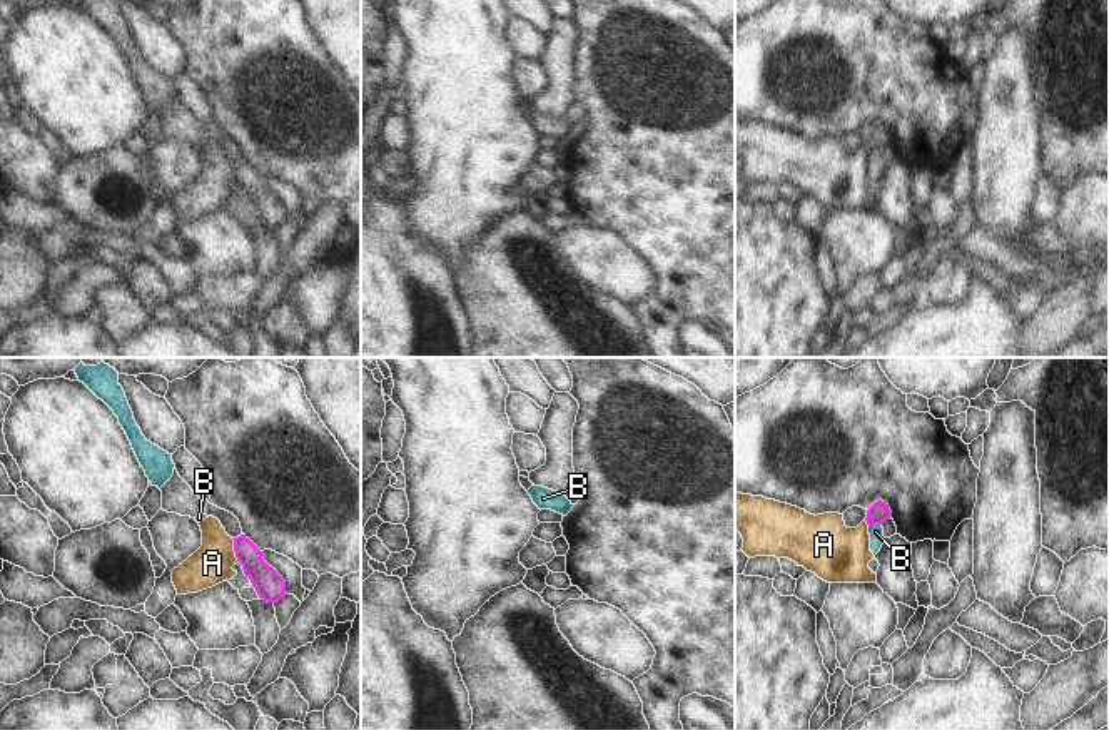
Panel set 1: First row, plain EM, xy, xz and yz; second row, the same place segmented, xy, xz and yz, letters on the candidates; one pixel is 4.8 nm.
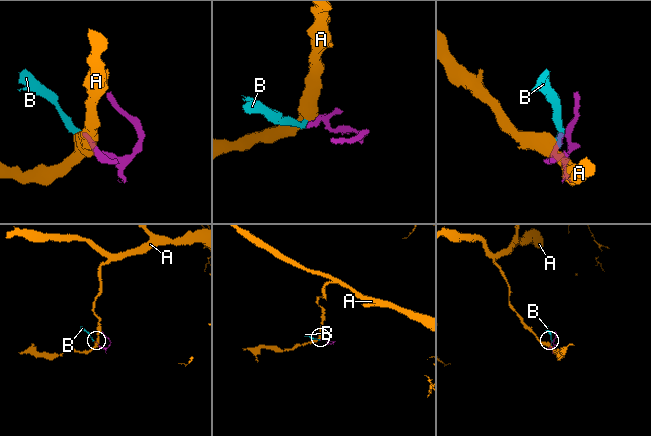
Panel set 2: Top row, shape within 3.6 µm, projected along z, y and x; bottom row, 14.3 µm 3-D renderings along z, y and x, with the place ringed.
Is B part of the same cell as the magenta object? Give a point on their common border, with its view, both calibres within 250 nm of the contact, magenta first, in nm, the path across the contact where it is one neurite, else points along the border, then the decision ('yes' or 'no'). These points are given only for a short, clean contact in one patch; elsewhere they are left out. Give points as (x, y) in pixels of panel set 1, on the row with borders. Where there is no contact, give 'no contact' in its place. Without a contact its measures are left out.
contact yz (874, 523); calibres 100 and 70 nm; border yz (881, 523), (869, 527); no

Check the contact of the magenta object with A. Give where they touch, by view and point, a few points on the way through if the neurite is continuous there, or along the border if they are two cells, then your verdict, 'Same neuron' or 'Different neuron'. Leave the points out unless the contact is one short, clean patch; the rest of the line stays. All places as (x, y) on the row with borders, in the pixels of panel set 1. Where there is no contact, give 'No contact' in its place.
Touches magenta at xy (234, 550). Boundary: xy (231, 538), (234, 557), (239, 562). Different neuron.

